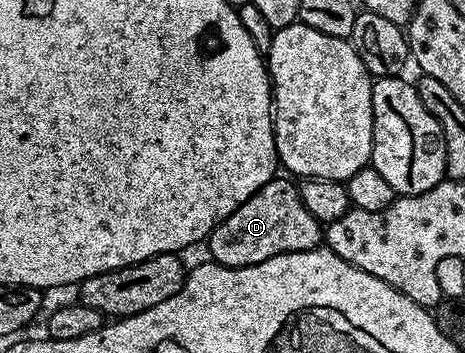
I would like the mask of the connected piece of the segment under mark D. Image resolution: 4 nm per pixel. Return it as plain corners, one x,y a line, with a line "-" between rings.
277,175
266,182
259,191
250,195
250,199
246,199
246,203
242,203
242,207
238,207
238,211
214,227
206,242
207,256
211,260
231,269
241,269
266,263
266,259
274,259
274,255
310,251
321,244
320,221
306,211
306,203
302,203
297,182
283,176

